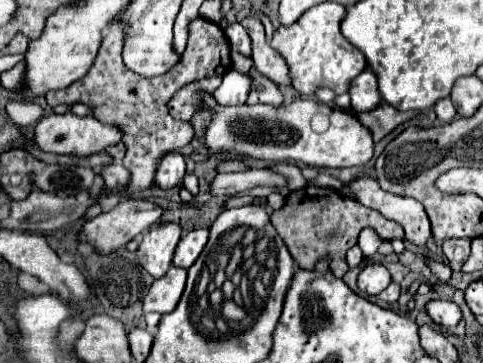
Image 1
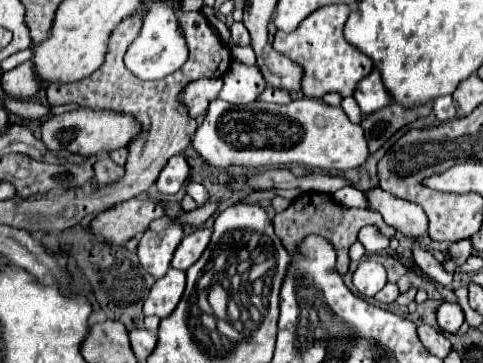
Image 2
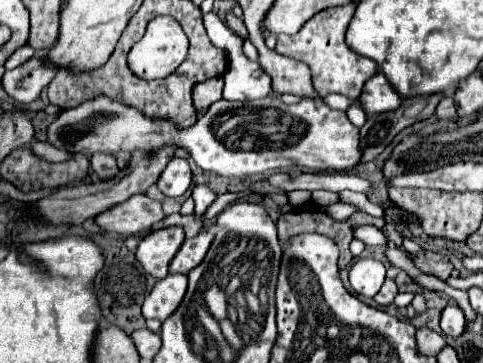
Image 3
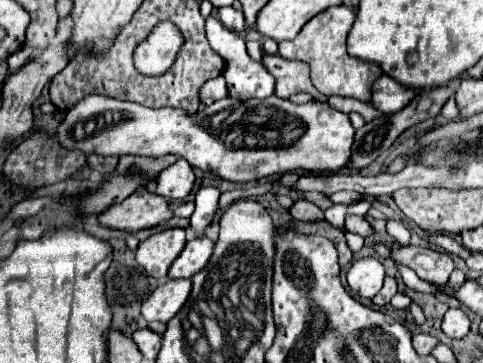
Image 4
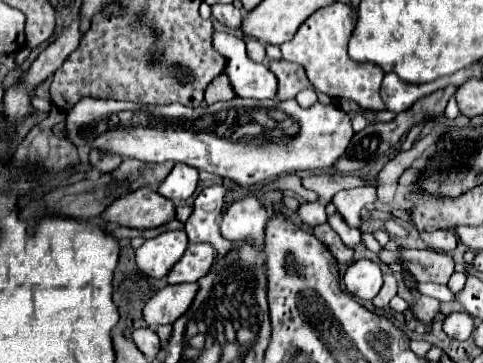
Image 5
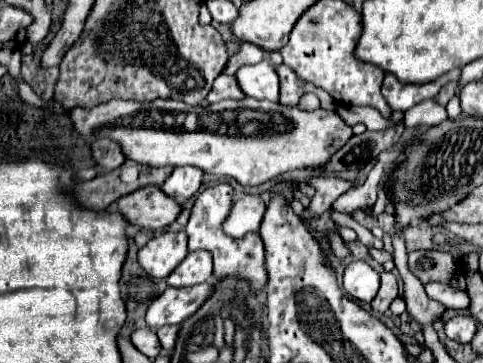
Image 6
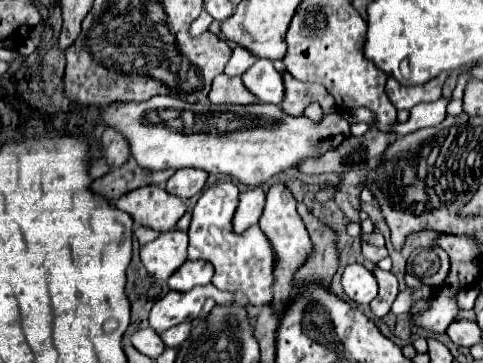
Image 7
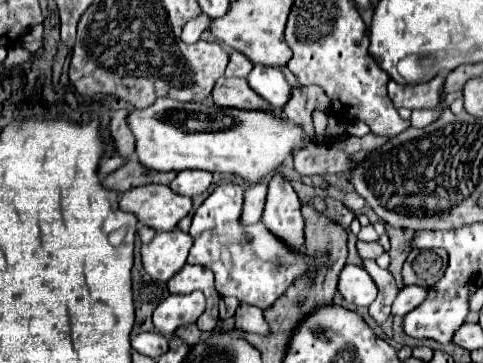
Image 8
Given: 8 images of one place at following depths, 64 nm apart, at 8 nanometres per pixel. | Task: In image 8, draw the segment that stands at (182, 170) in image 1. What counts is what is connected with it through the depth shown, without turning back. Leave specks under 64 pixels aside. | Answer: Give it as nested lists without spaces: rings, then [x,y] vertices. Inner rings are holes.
[[[192,170],[192,172],[180,172],[176,176],[176,180],[170,184],[170,188],[176,194],[182,196],[200,196],[208,190],[208,186],[212,184],[212,174],[204,172],[204,170]]]

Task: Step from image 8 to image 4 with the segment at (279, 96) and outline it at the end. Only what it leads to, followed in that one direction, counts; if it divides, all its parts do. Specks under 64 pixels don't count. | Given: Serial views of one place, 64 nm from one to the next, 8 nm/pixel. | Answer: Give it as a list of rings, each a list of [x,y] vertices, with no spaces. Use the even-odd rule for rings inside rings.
[[[210,16],[206,18],[206,34],[208,34],[208,40],[210,40],[210,46],[214,52],[218,52],[224,60],[226,60],[226,70],[224,70],[224,78],[226,78],[226,84],[228,84],[228,92],[230,92],[230,98],[236,98],[236,100],[250,100],[250,98],[268,98],[274,94],[274,76],[264,68],[264,64],[260,62],[254,62],[248,52],[246,52],[246,44],[244,44],[244,38],[238,36],[236,32],[224,28],[220,24],[218,18]]]

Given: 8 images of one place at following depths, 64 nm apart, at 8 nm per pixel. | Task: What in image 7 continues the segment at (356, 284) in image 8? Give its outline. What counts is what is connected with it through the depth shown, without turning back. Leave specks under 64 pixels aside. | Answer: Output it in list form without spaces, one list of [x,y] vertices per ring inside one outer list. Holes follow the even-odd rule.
[[[350,264],[342,272],[342,288],[356,304],[370,304],[378,294],[378,284],[372,272],[362,264]]]

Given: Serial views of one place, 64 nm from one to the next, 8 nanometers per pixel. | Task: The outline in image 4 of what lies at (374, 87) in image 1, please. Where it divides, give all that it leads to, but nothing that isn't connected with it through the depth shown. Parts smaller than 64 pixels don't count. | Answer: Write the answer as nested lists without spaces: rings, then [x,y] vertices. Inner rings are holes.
[[[382,74],[380,80],[376,80],[372,86],[372,104],[386,114],[394,114],[410,104],[416,94],[418,92],[412,92],[412,88],[404,88],[402,84],[396,84],[396,80],[392,80],[388,74]]]

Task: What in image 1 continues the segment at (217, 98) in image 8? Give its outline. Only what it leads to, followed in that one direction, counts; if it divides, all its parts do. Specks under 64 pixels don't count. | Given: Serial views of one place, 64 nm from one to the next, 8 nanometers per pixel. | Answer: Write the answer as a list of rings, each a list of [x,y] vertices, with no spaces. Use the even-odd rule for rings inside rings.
[[[210,76],[210,78],[204,78],[204,80],[196,80],[192,84],[186,84],[184,88],[180,88],[172,100],[168,102],[170,104],[170,112],[172,116],[178,116],[180,120],[192,120],[192,116],[202,108],[202,94],[208,92],[212,94],[218,86],[220,86],[222,78],[220,76]]]

